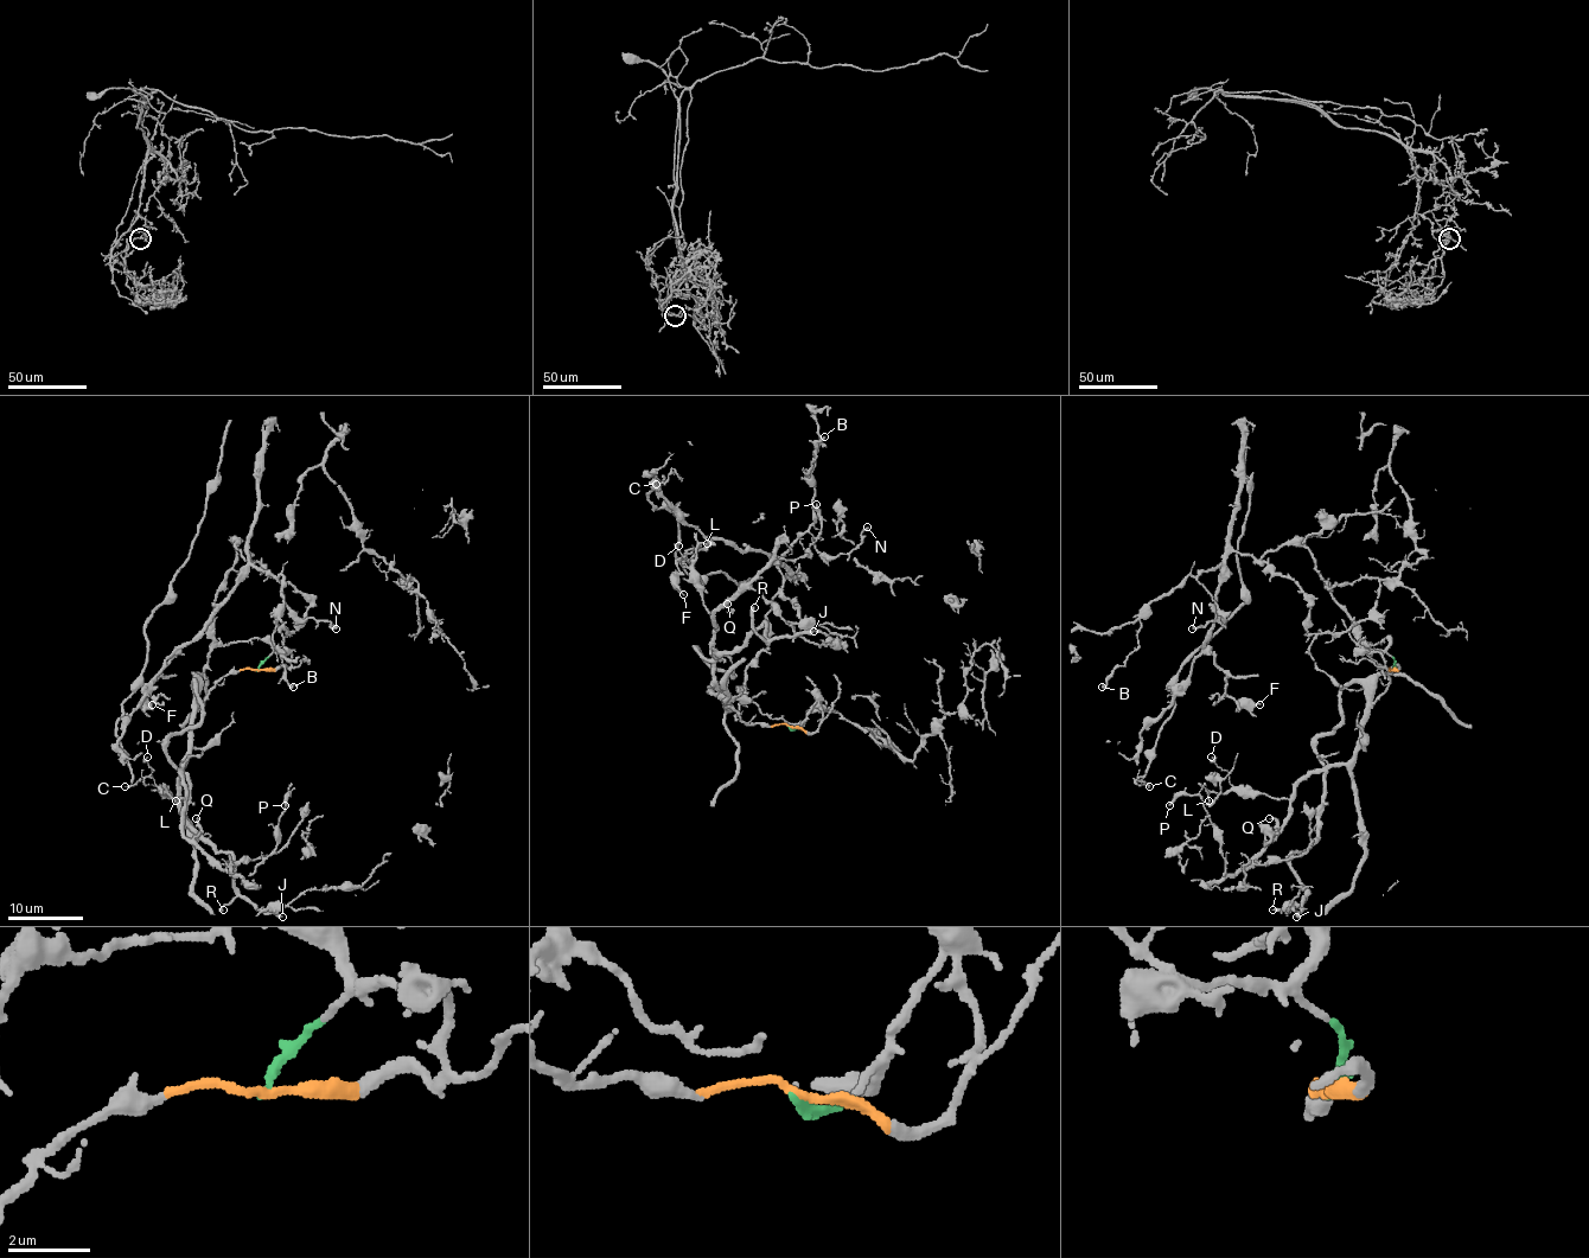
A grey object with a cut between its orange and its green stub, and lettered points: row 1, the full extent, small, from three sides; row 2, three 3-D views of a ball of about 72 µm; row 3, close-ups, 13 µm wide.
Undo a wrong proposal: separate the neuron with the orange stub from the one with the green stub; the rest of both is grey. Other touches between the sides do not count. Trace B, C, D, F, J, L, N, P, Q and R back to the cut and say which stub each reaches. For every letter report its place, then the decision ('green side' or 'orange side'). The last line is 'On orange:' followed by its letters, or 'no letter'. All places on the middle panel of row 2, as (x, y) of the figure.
B: (824, 436) | green side
C: (656, 484) | green side
D: (678, 546) | orange side
F: (683, 594) | green side
J: (814, 631) | orange side
L: (707, 543) | orange side
N: (867, 527) | green side
P: (816, 504) | orange side
Q: (727, 604) | orange side
R: (754, 607) | orange side
On orange: D, J, L, P, Q, R

